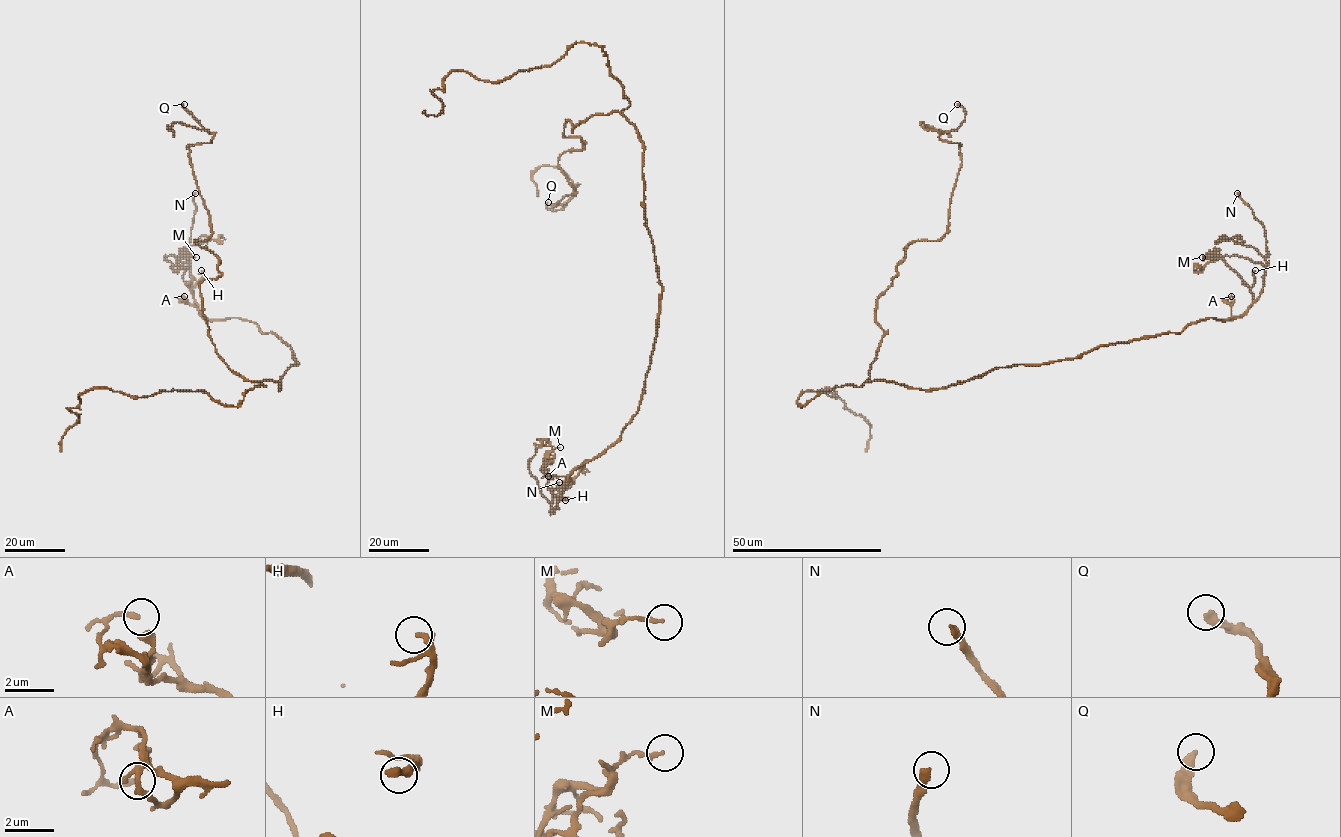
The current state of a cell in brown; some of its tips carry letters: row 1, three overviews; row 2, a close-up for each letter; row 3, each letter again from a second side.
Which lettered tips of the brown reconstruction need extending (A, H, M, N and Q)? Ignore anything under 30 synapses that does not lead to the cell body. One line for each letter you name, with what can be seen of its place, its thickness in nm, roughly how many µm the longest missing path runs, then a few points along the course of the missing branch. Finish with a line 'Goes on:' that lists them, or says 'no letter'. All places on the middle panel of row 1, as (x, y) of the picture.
N: at (559, 482); 240 nm thick; about 6 µm are missing; missing branch runs (559, 482), (561, 470)
Goes on: N

